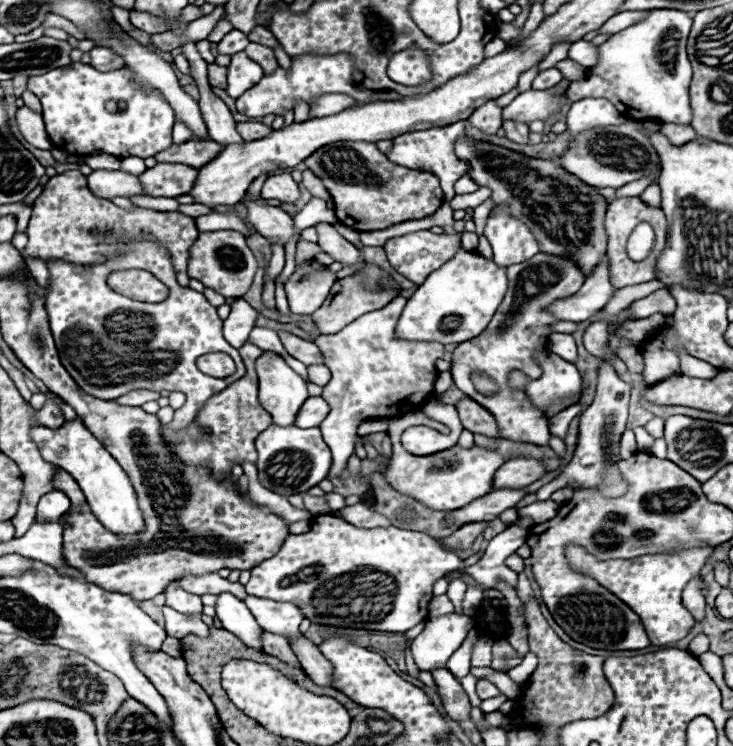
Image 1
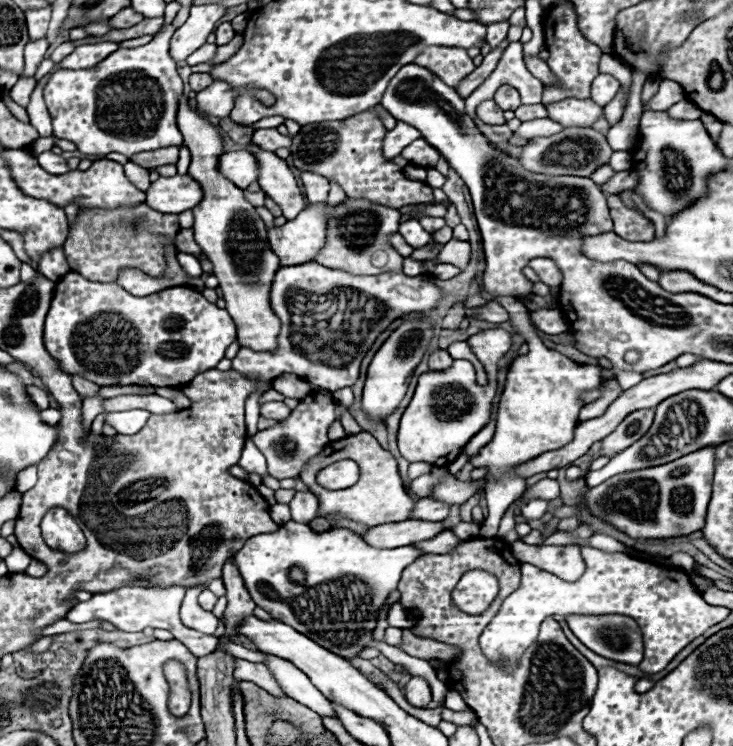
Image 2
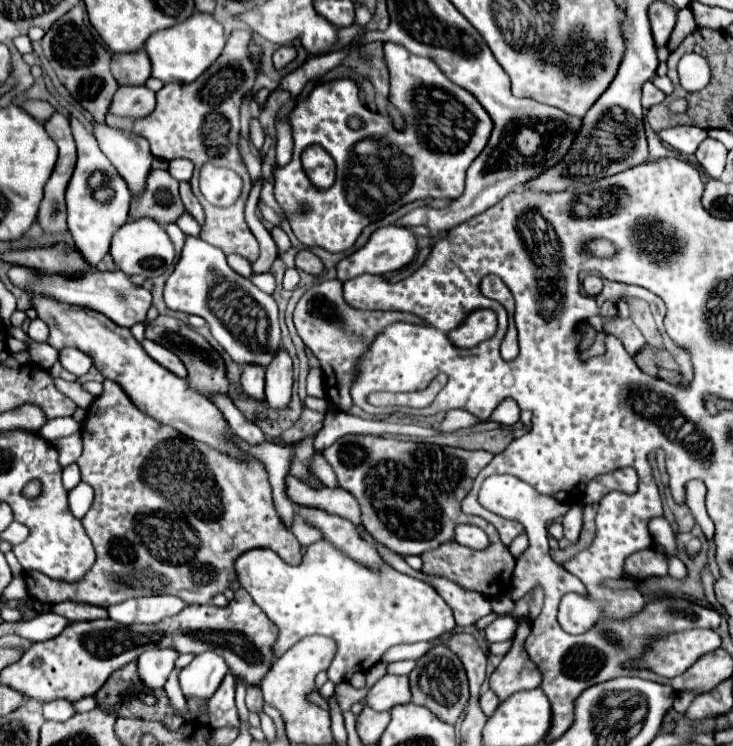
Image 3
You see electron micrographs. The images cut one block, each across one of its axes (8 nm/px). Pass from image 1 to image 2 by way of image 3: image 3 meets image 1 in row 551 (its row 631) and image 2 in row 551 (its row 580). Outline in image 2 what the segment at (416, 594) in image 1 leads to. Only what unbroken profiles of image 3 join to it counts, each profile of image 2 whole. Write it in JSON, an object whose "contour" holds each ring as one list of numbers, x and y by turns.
{"contour":[[286,522,276,532,258,534,246,540,242,550,234,556,244,584,258,606,262,606,274,620,280,620,304,636,316,640,322,648,344,656,346,660,356,658,374,638,372,632,378,622,378,612,386,604,390,592,396,590,400,572,424,556,414,546,404,548,372,548,364,538,348,528,332,528,326,532,314,532,308,524]]}

